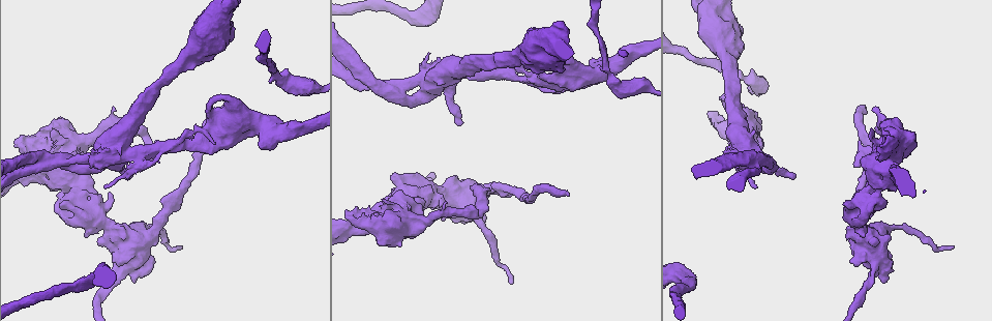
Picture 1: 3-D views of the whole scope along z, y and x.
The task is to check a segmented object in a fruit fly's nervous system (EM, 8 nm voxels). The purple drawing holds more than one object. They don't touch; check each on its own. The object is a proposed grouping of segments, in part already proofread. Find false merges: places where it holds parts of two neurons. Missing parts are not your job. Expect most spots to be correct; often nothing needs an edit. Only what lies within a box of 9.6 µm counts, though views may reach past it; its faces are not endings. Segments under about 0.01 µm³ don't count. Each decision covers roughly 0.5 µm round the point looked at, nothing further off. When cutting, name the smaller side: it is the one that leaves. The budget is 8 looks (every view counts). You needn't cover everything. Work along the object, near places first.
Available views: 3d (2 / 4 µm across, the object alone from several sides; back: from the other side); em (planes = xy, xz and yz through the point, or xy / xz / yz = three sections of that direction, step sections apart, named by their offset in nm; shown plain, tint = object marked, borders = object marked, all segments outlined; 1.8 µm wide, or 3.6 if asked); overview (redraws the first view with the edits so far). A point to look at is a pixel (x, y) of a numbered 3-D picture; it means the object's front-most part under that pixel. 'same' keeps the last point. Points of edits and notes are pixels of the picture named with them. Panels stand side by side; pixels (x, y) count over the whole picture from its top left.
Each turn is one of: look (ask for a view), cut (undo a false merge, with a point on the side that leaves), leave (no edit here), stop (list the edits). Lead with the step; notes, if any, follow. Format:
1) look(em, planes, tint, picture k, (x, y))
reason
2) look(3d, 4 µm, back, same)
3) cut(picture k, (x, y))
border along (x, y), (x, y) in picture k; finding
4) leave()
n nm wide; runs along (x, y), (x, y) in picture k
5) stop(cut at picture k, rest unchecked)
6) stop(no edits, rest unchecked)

look(3d, 2 µm, picture 1, (512, 78))
sharp bend

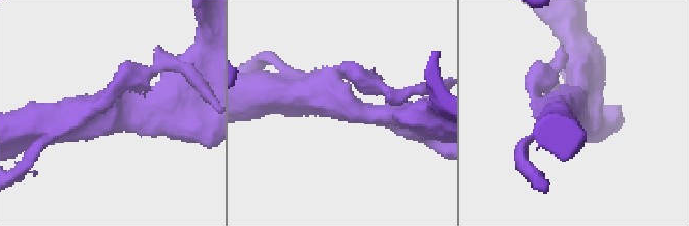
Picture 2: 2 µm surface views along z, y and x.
look(em, planes, plain, picture 2, (571, 103))
4 arms

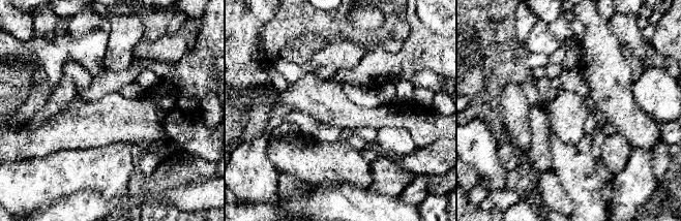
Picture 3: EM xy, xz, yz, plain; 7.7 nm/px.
look(em, planes, tint, same)
with the object marked

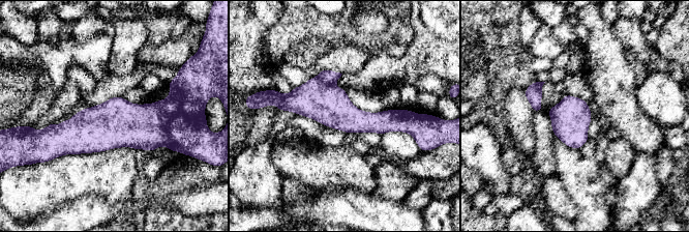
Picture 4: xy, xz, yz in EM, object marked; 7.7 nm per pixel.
leave()
runs along (175, 111), (153, 125), (52, 127) in picture 4; all the same neuron

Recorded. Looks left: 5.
look(em, 3.6 µm, planes, plain, picture 1, (888, 159))
thick turns thin

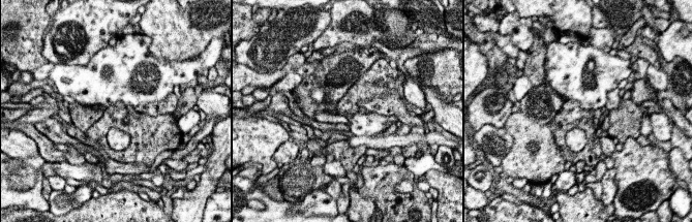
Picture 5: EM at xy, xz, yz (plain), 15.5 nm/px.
look(em, 3.6 µm, planes, borders, same)
what lies round it

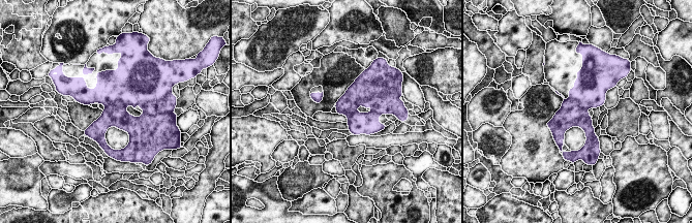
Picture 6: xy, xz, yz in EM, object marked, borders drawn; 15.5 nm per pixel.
cut(picture 6, (382, 103))
border along (380, 95), (359, 99), (356, 103) in picture 6; two neurons meet here

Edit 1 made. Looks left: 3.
look(overview)
see it whole again

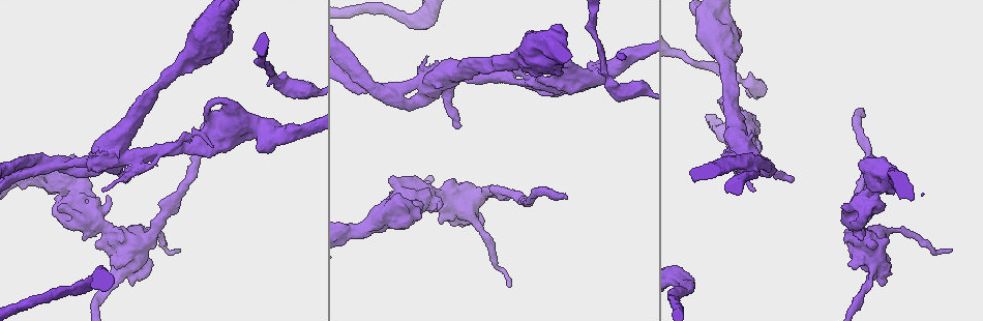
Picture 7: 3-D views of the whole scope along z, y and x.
look(em, 3.6 µm, xz, step 16, tint, picture 7, (124, 151))
four arms meet

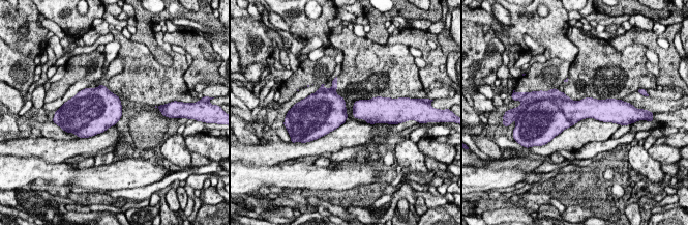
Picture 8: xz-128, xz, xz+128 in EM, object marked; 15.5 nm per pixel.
look(em, 3.6 µm, planes, tint, same)

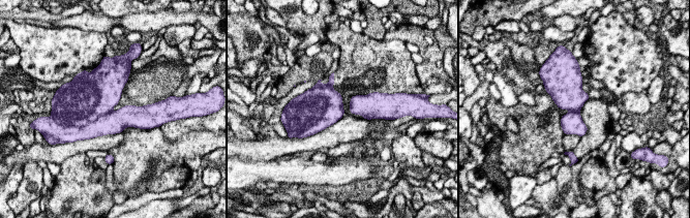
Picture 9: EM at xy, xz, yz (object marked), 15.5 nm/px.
cut(picture 9, (111, 123))
border along (111, 111), (80, 127) in picture 9; a second neuron is stuck on

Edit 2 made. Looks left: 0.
stop(cut at picture 6, cut at picture 9, rest unchecked)

